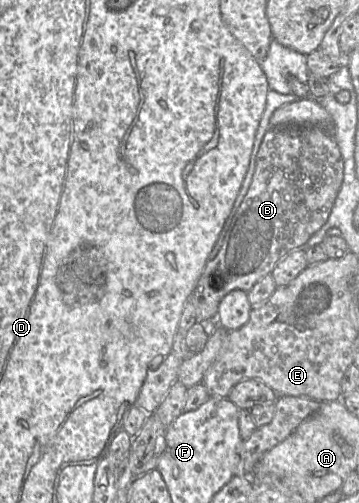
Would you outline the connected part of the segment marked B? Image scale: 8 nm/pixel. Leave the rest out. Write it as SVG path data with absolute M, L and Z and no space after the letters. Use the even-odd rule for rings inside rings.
M313 126L270 128L260 145L249 189L230 223L222 246L216 257L206 263L189 298L195 307L197 322L216 321L219 303L225 295L236 289L250 291L288 253L302 248L328 220L343 177L342 155L328 132Z

